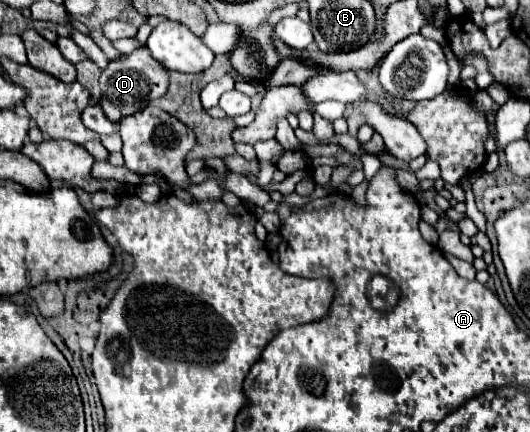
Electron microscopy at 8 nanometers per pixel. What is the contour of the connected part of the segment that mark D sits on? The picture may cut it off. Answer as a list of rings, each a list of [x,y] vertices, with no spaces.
[[[142,47],[142,49],[132,51],[130,55],[122,55],[122,57],[110,61],[108,67],[102,71],[100,107],[102,107],[104,115],[118,127],[120,119],[142,111],[154,99],[162,97],[162,93],[166,93],[166,89],[168,89],[168,71],[158,61],[152,59],[152,55],[148,53],[146,47]]]

